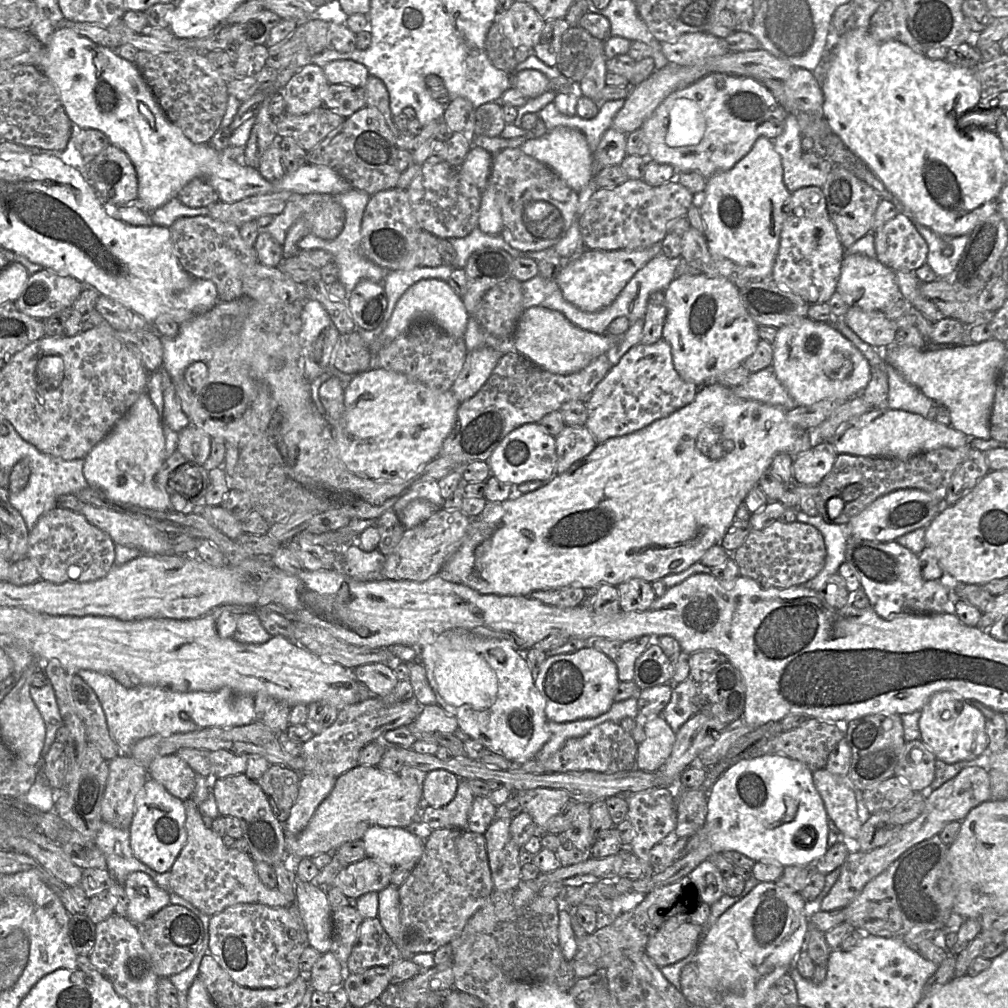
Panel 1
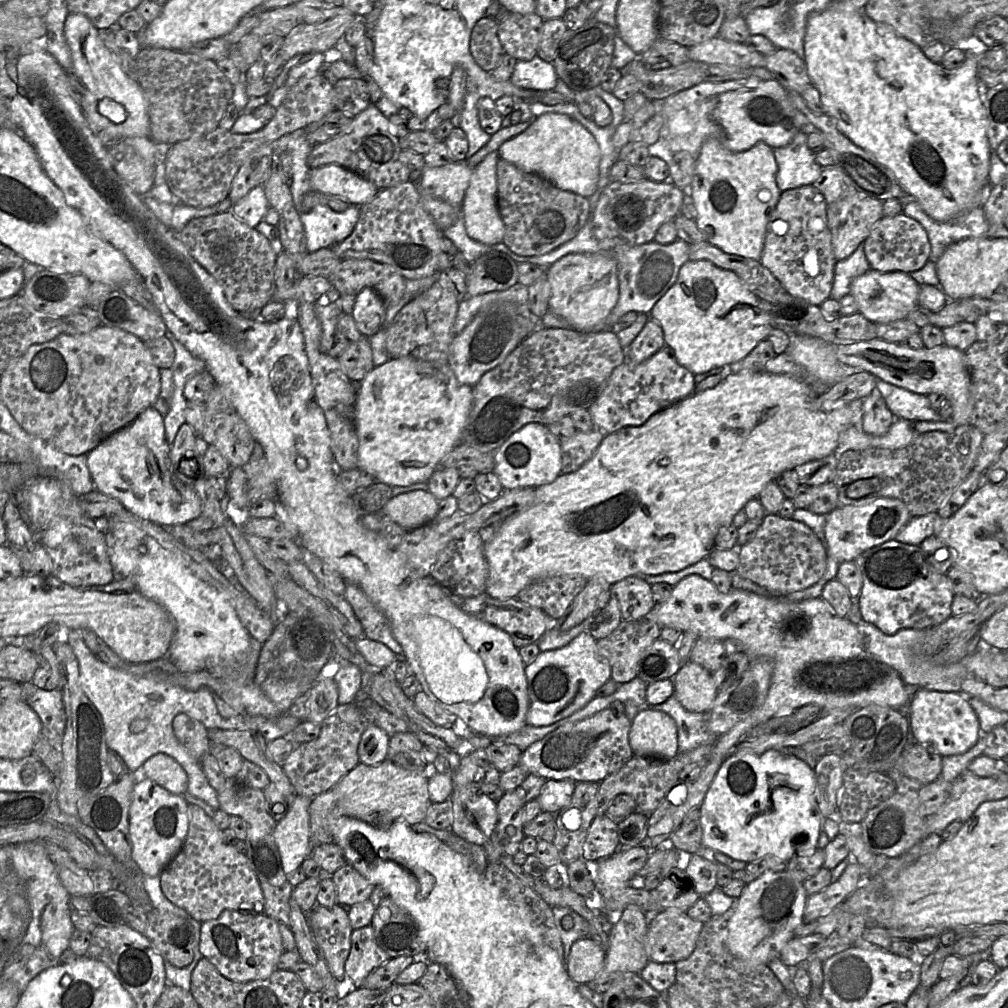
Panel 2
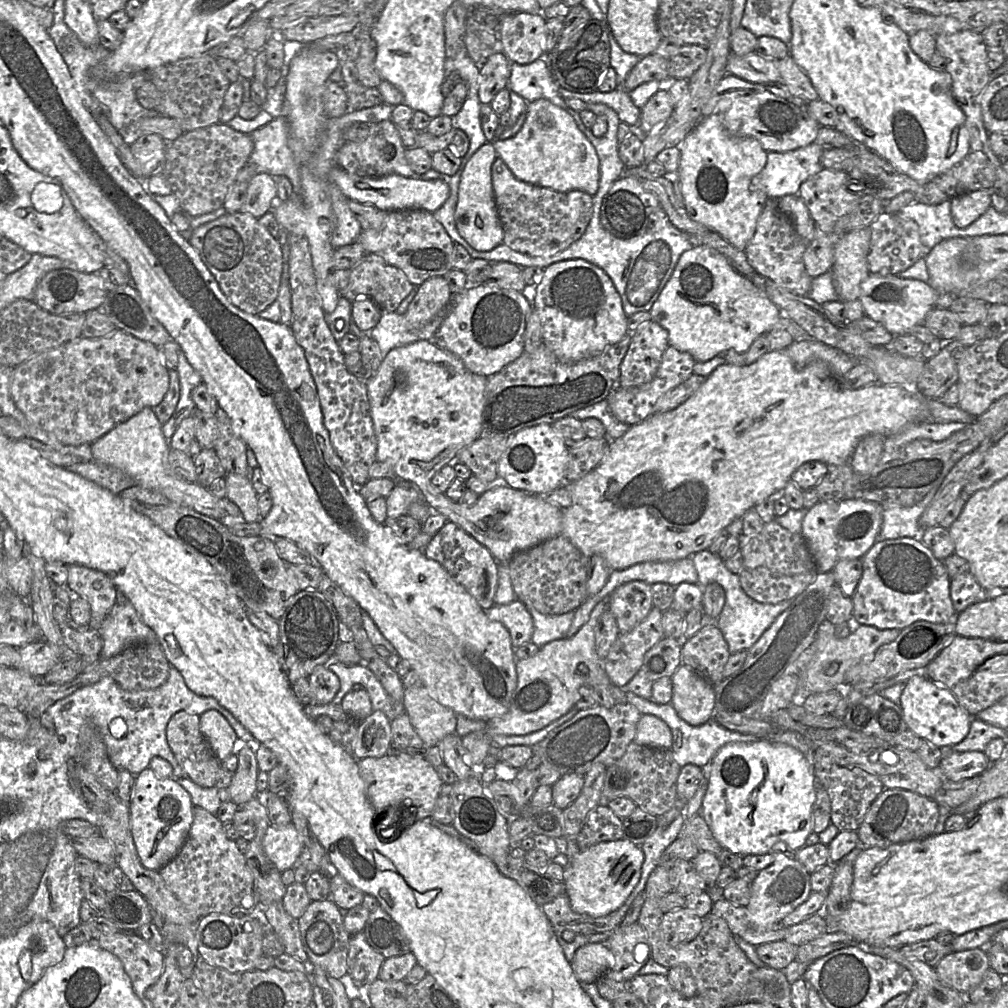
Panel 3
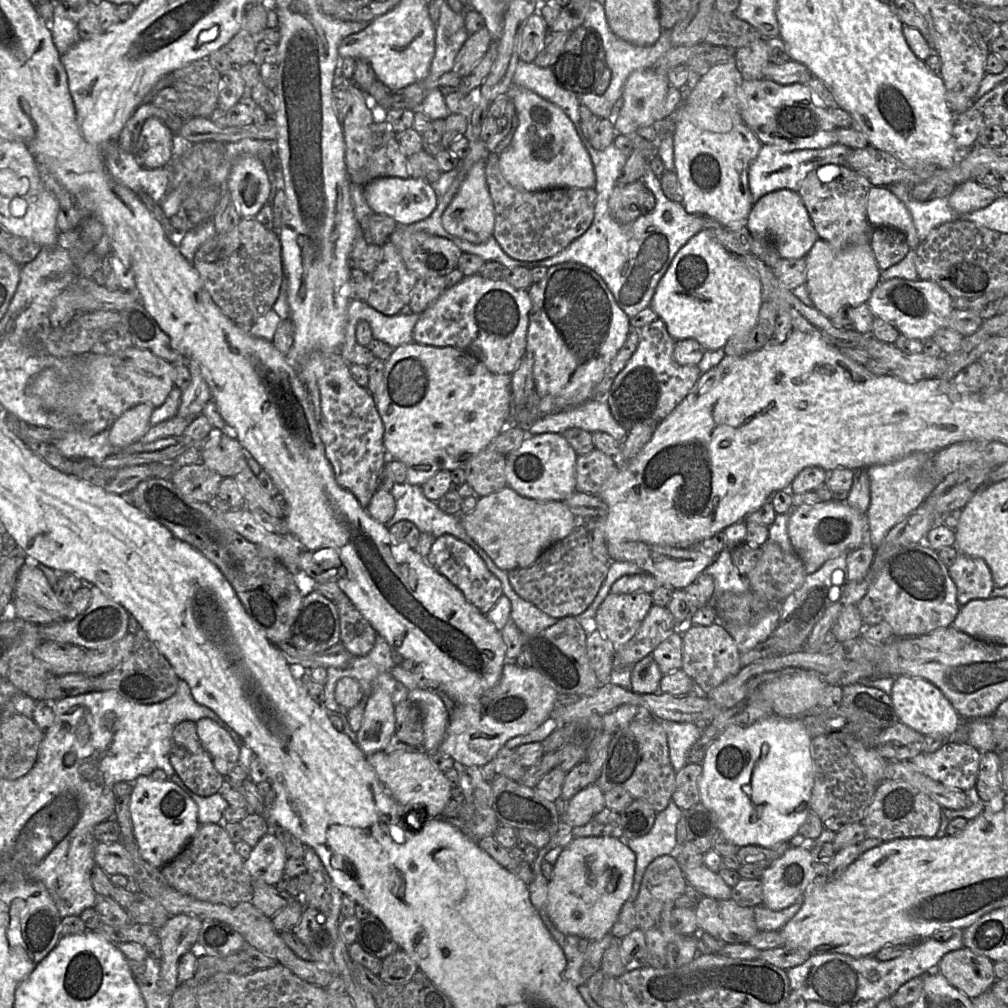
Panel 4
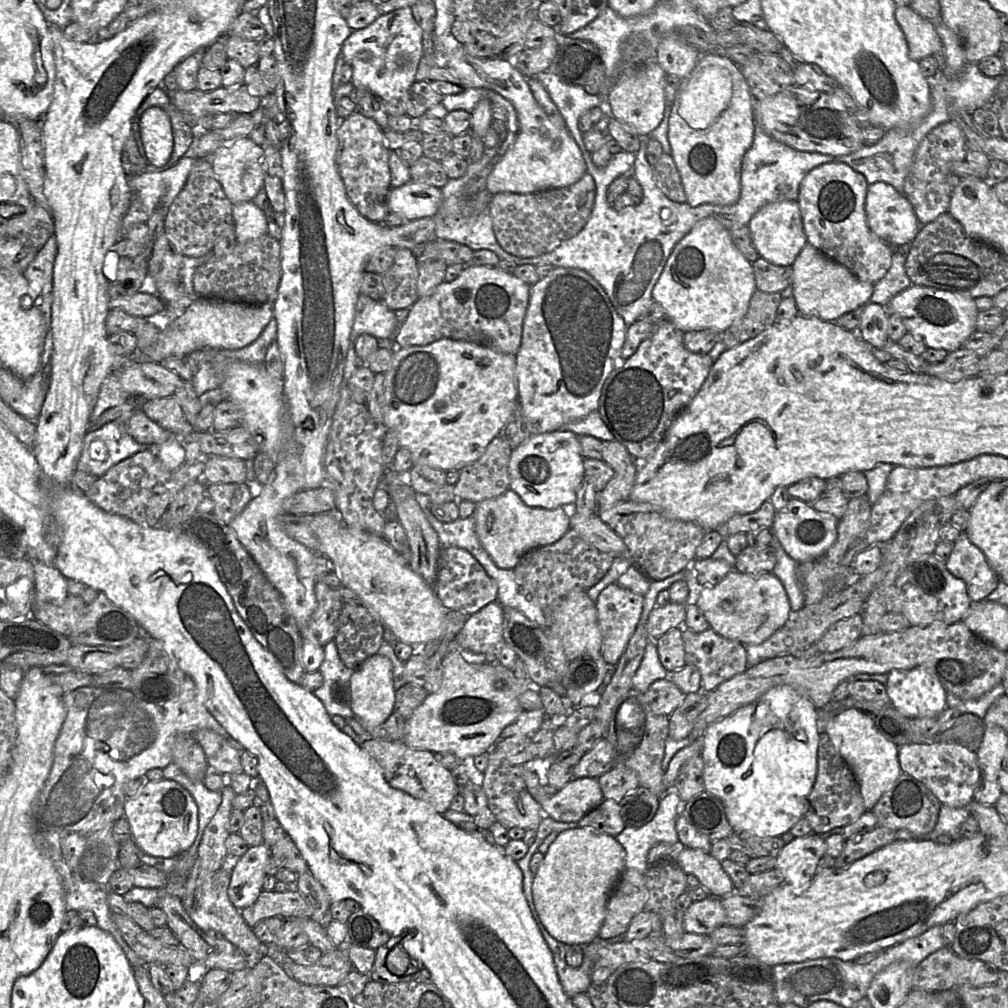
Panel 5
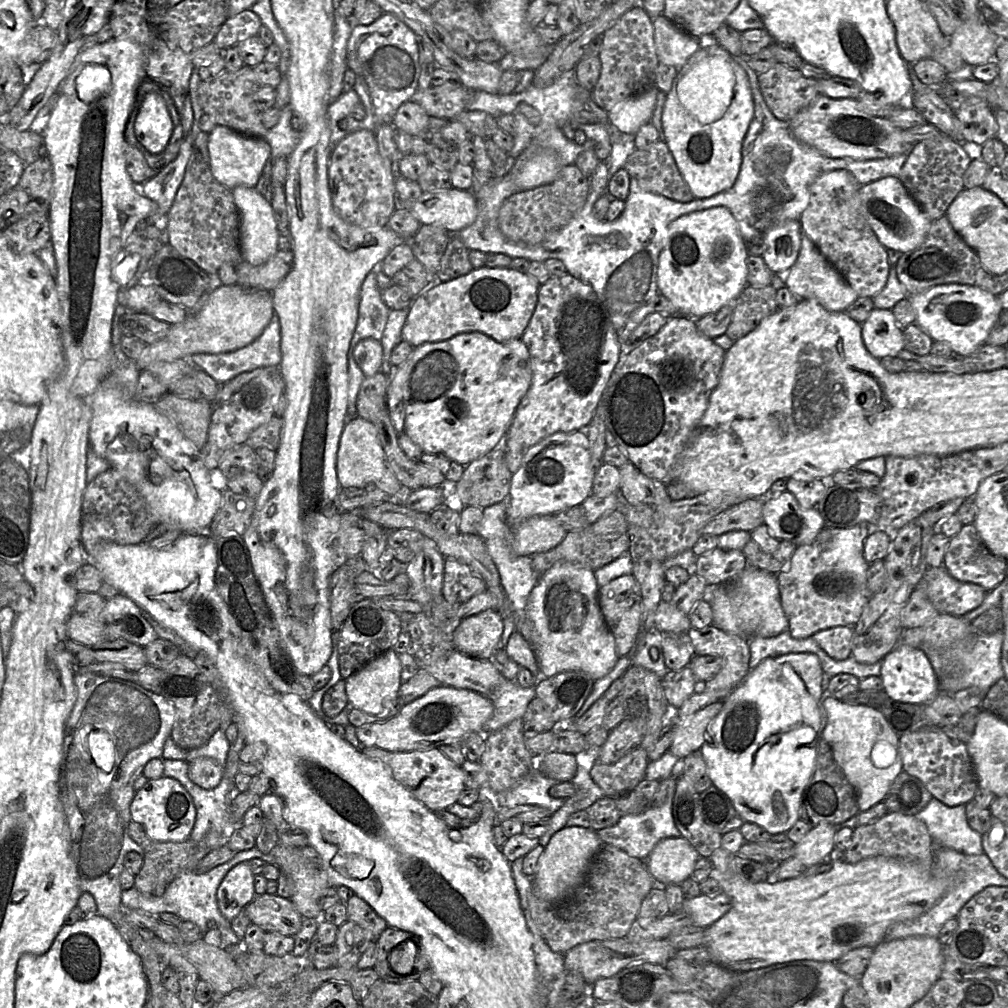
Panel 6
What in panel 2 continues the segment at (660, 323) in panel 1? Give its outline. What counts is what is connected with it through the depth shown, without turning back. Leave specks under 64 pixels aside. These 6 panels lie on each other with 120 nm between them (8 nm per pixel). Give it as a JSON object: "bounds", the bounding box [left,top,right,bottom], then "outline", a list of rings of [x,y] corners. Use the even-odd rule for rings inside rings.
{"bounds":[626,319,665,365],"outline":[[[649,319],[626,349],[627,362],[638,365],[660,351],[665,345],[662,327],[657,321]]]}

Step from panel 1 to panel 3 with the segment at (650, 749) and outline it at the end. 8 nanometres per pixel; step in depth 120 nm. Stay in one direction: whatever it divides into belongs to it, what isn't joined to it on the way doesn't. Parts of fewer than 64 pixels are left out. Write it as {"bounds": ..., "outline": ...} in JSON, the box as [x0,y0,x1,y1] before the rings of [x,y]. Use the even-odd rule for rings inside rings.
{"bounds":[633,714,673,750],"outline":[[[642,714],[633,741],[642,746],[671,750],[673,736],[663,720],[651,714]]]}

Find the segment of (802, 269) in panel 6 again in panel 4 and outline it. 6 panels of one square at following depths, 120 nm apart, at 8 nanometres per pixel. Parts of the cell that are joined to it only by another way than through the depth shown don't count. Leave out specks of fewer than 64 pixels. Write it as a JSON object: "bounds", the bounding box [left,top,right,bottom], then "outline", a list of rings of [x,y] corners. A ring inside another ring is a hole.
{"bounds":[805,238,880,318],"outline":[[[818,238],[805,257],[806,282],[812,306],[830,318],[842,308],[854,308],[867,303],[880,282],[880,269],[876,263],[869,238],[866,242],[847,248],[834,248]]]}

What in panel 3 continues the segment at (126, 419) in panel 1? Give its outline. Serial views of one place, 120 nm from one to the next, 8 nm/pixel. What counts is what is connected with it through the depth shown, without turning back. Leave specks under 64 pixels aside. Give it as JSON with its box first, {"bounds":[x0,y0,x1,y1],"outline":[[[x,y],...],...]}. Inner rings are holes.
{"bounds":[91,408,246,527],"outline":[[[144,408],[127,421],[116,426],[108,434],[91,445],[95,462],[120,469],[131,476],[136,484],[154,489],[168,499],[193,510],[213,517],[226,527],[246,522],[242,518],[227,515],[222,500],[217,499],[206,488],[197,483],[189,483],[176,477],[169,466],[170,443],[163,433],[163,425],[159,422],[152,408]]]}

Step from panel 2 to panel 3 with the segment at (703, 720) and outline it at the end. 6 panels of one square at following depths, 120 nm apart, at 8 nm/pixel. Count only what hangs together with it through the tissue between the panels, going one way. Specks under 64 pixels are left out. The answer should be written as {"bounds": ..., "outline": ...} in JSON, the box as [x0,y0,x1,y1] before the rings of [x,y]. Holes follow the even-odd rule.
{"bounds":[625,692,764,768],"outline":[[[625,692],[627,702],[634,705],[642,714],[651,714],[663,720],[671,729],[673,736],[672,754],[675,761],[682,768],[687,764],[693,764],[700,768],[710,763],[717,752],[729,743],[756,743],[763,741],[764,737],[751,734],[742,734],[738,731],[721,727],[713,718],[701,726],[691,726],[679,717],[671,703],[658,704],[650,699],[642,698],[633,692]]]}

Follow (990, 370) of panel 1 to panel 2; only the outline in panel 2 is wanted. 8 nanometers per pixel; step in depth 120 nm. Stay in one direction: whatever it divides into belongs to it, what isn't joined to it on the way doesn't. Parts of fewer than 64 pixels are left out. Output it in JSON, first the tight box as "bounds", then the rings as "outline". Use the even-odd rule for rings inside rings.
{"bounds":[834,339,974,427],"outline":[[[881,339],[834,346],[839,361],[848,366],[868,372],[878,379],[917,394],[943,395],[953,406],[951,422],[957,427],[970,424],[974,397],[964,351],[945,345],[914,350]]]}

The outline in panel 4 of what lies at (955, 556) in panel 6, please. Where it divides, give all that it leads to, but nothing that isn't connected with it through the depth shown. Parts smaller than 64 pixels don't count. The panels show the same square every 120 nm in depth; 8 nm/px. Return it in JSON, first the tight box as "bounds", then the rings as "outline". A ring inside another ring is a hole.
{"bounds":[948,551,995,607],"outline":[[[958,551],[958,556],[948,567],[948,571],[956,586],[960,607],[973,599],[989,598],[995,587],[992,573],[980,557]]]}

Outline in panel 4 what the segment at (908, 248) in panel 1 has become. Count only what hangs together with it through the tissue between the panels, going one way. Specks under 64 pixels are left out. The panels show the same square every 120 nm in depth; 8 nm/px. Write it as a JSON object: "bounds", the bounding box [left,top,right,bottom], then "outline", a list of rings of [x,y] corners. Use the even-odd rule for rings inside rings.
{"bounds":[870,227,910,271],"outline":[[[891,227],[871,228],[870,245],[880,271],[897,264],[910,251],[905,235]]]}

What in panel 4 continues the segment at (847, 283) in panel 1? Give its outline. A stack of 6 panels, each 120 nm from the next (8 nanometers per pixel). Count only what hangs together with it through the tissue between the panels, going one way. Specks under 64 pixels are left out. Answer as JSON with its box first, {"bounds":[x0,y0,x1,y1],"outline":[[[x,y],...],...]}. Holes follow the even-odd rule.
{"bounds":[867,278,953,341],"outline":[[[893,278],[880,281],[867,302],[876,318],[893,325],[904,336],[924,341],[930,339],[941,328],[948,328],[953,310],[953,298],[939,285],[927,280],[905,280]]]}

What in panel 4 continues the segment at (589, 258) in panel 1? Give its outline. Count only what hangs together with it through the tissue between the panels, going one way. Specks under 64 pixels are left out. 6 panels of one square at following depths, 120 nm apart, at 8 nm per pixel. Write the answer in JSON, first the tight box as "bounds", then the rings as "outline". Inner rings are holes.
{"bounds":[526,262,631,415],"outline":[[[565,262],[548,268],[543,279],[528,289],[531,298],[526,351],[533,356],[535,390],[542,415],[577,407],[593,398],[612,360],[631,331],[630,318],[619,307],[605,281],[592,269]]]}

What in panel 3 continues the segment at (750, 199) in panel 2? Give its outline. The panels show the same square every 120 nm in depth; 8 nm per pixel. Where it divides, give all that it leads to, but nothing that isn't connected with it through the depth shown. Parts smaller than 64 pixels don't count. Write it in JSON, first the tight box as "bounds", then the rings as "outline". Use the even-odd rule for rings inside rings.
{"bounds":[677,116,770,250],"outline":[[[705,116],[678,145],[680,163],[677,182],[689,216],[708,229],[717,232],[735,247],[745,250],[753,238],[757,221],[770,198],[766,194],[760,175],[767,163],[768,152],[752,137],[738,137],[728,132],[722,116]]]}

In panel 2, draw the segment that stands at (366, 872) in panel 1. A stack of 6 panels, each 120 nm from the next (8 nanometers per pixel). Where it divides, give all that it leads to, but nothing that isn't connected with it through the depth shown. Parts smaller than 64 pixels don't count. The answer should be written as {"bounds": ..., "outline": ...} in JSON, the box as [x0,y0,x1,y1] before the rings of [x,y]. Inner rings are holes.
{"bounds":[332,864,376,905],"outline":[[[350,864],[336,870],[332,876],[339,905],[354,905],[369,899],[376,885],[362,876]]]}

